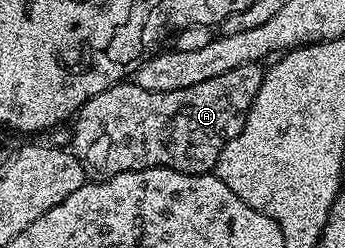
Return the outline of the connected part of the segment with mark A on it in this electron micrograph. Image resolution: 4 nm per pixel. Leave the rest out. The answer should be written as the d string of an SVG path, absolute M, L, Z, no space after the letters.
M250 63L248 65L242 65L230 73L222 73L222 77L210 77L210 81L202 81L202 85L190 85L190 89L170 89L166 93L154 93L150 89L142 89L135 81L116 83L110 89L98 93L98 97L90 97L90 101L86 101L86 105L82 105L79 111L76 112L74 122L70 127L70 150L73 155L78 157L85 176L92 181L109 179L118 173L130 173L131 171L154 169L155 167L169 167L187 175L207 175L215 172L216 162L222 153L222 149L234 137L238 137L238 133L242 133L242 125L246 125L248 111L251 109L254 97L262 85L264 73L265 68L260 63Z

